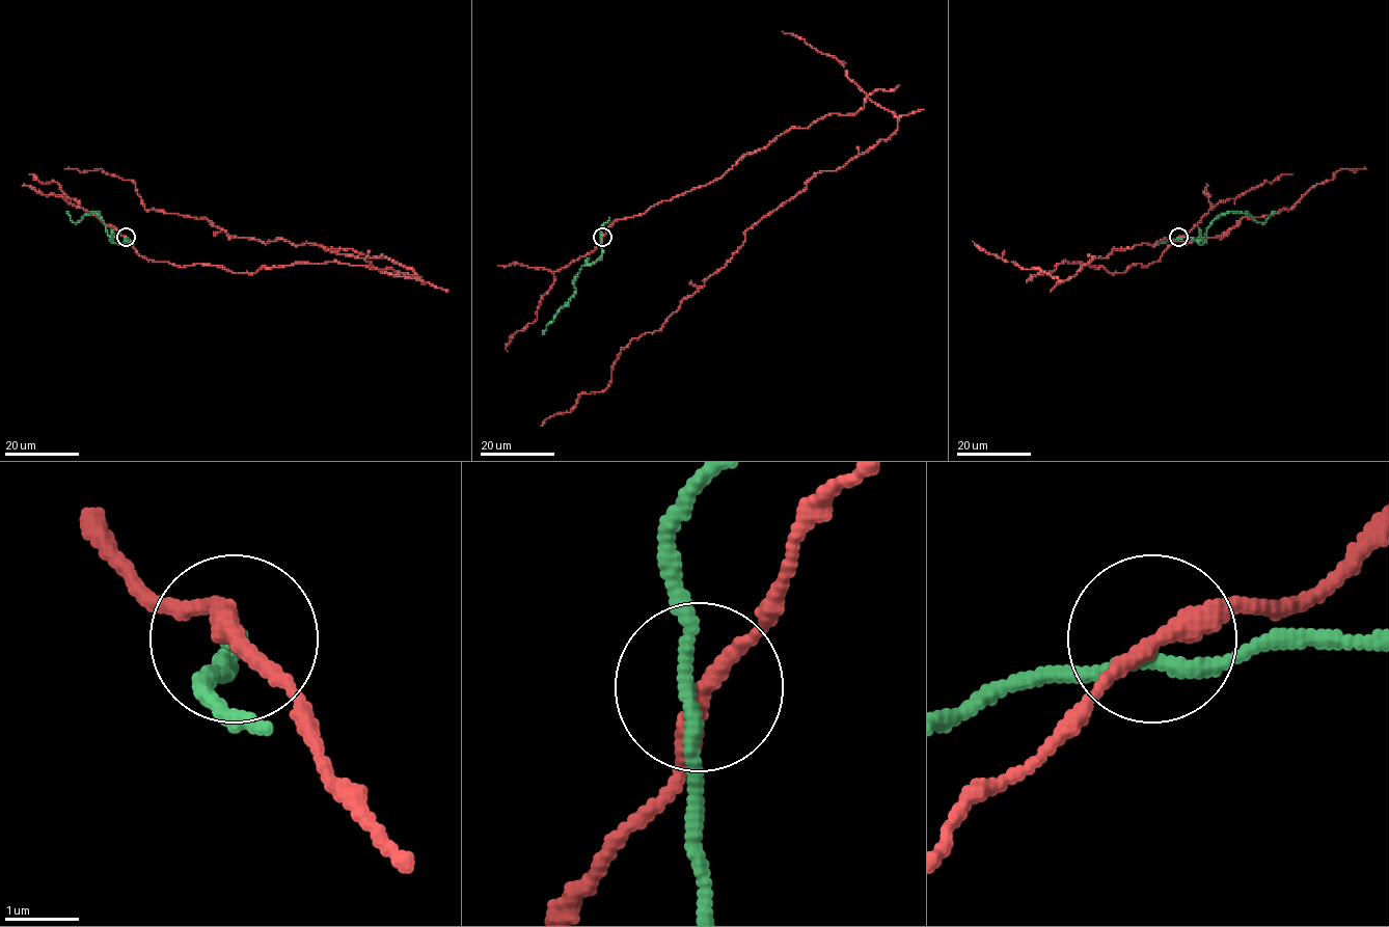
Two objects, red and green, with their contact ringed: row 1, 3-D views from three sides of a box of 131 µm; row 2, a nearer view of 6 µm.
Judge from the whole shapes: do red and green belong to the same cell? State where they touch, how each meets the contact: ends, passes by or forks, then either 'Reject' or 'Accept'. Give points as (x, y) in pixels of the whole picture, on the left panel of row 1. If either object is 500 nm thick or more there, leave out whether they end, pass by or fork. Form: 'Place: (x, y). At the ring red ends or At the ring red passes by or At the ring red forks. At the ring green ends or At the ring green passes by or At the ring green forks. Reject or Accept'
Place: (126, 237). At the ring red passes by. At the ring green passes by. Reject

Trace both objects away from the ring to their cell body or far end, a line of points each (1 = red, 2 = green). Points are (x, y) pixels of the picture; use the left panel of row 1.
1: (126, 237), (181, 267), (331, 261), (421, 280), (352, 249), (228, 236), (145, 209), (130, 181), (65, 169)
2: (126, 238), (120, 244), (113, 242), (100, 212), (85, 214), (75, 223), (66, 212)

